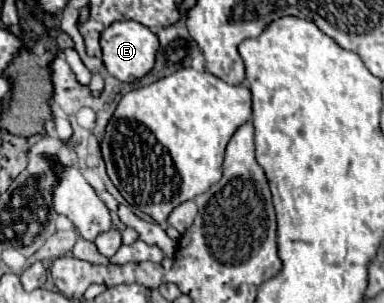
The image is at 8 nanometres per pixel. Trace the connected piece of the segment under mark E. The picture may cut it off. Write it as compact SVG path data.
M117 21L103 31L101 49L103 49L103 63L109 75L113 75L119 81L131 83L145 77L153 69L155 55L159 49L159 39L149 27L137 21Z

